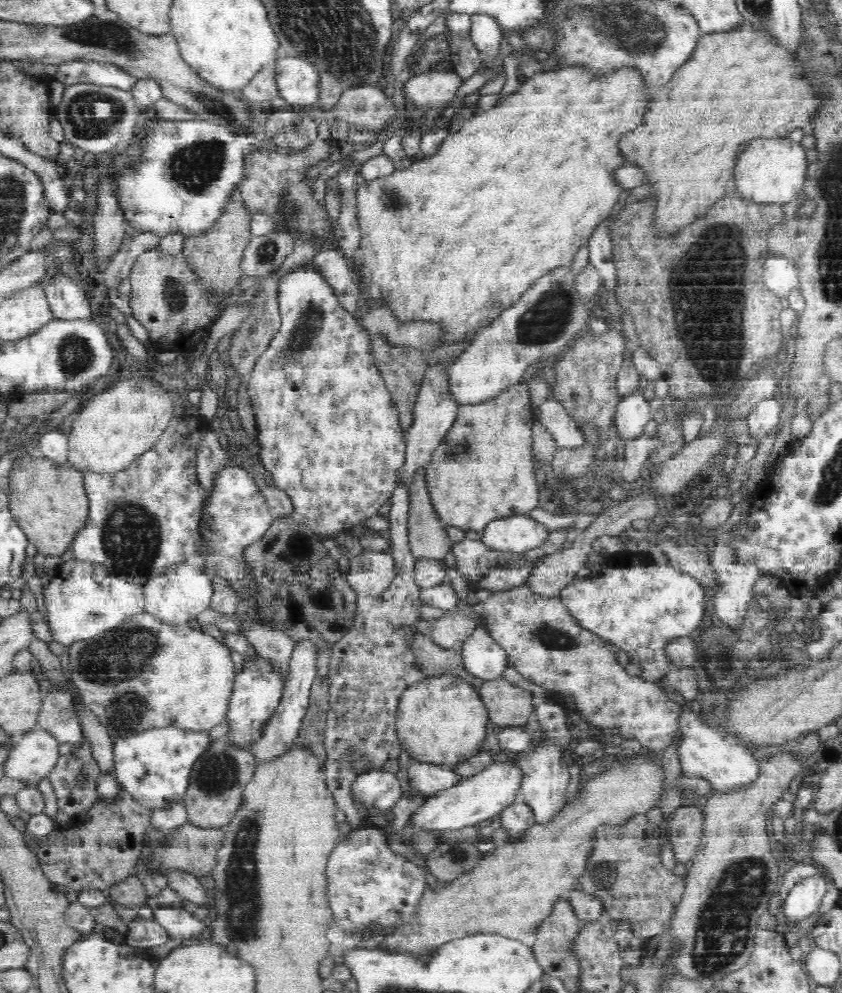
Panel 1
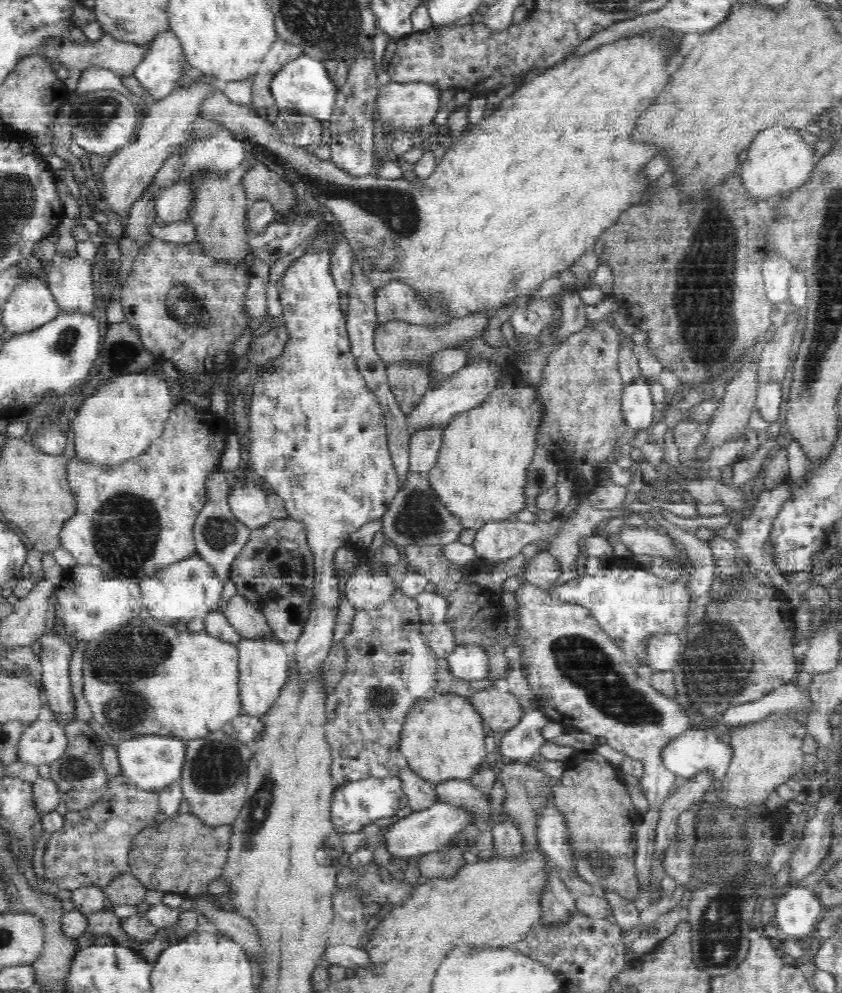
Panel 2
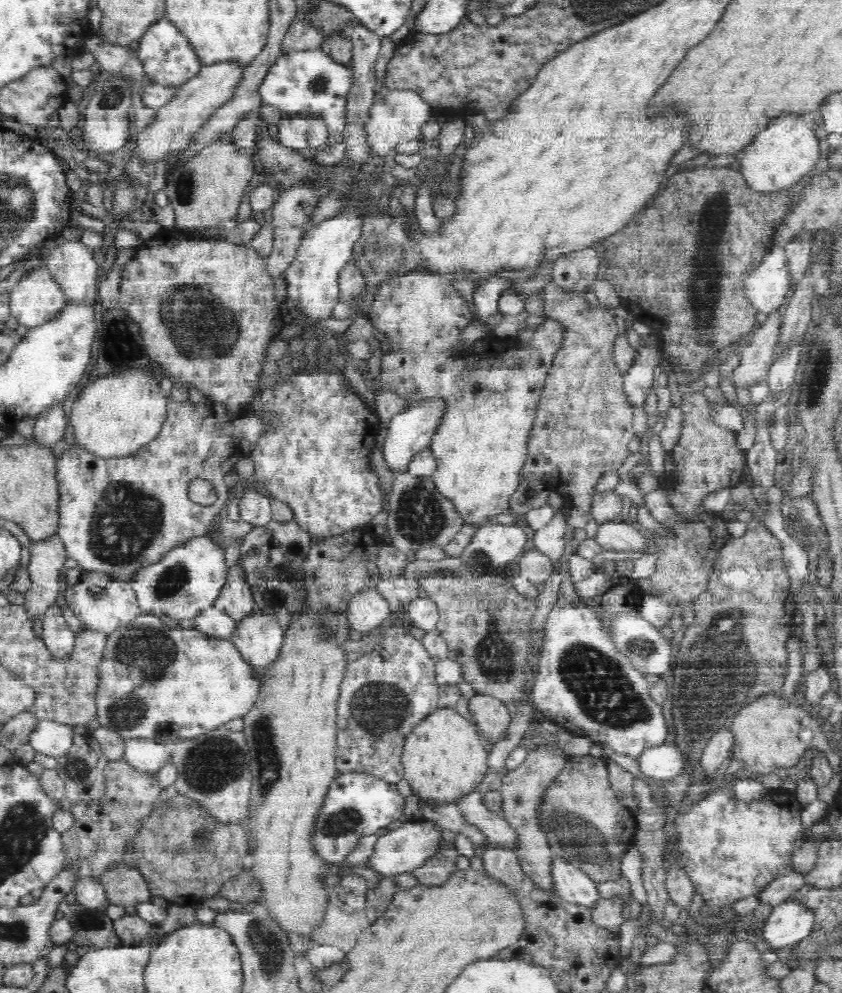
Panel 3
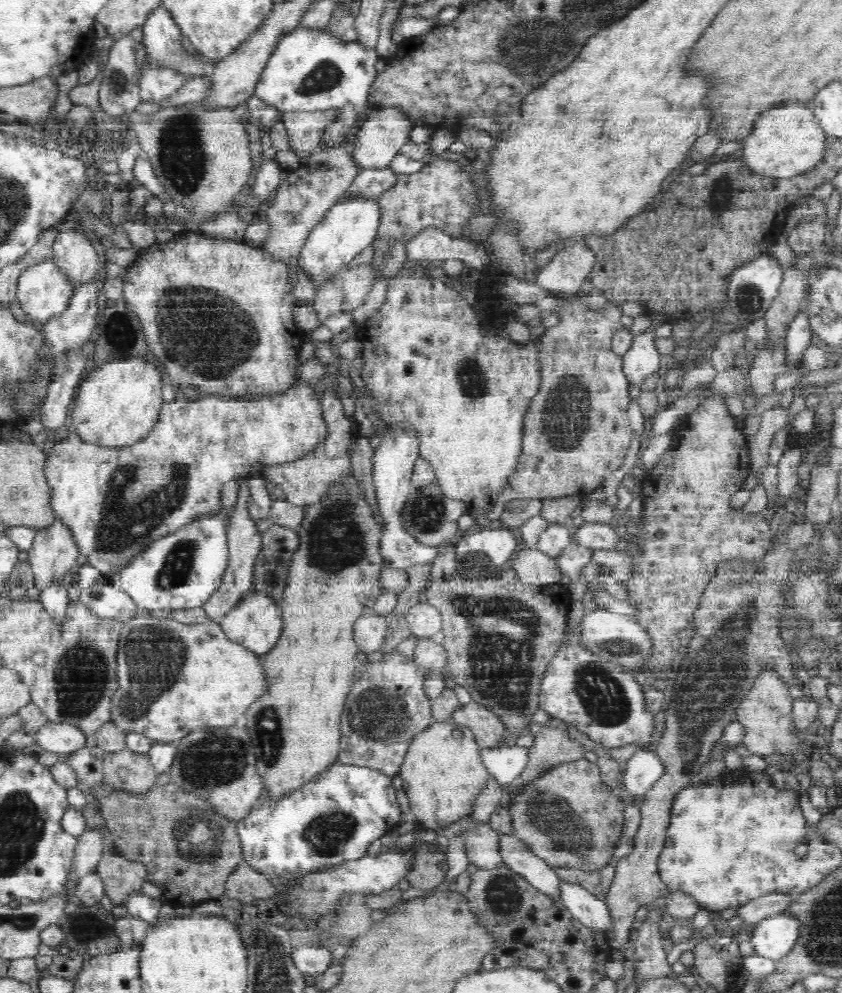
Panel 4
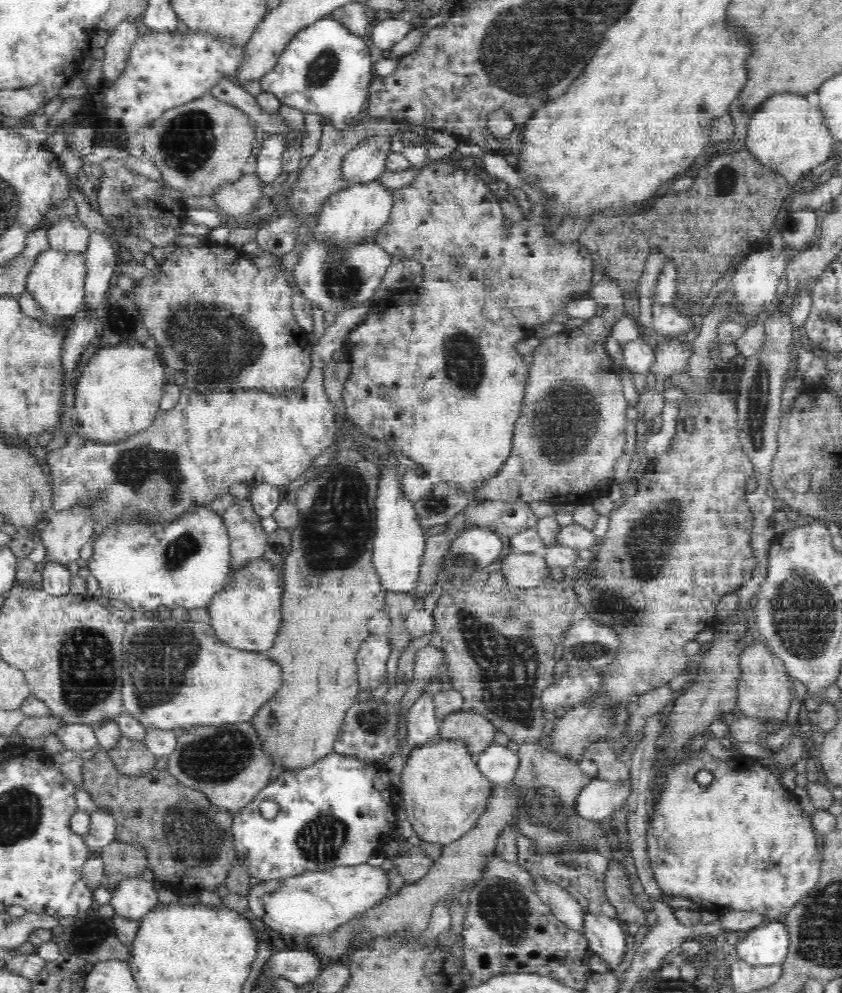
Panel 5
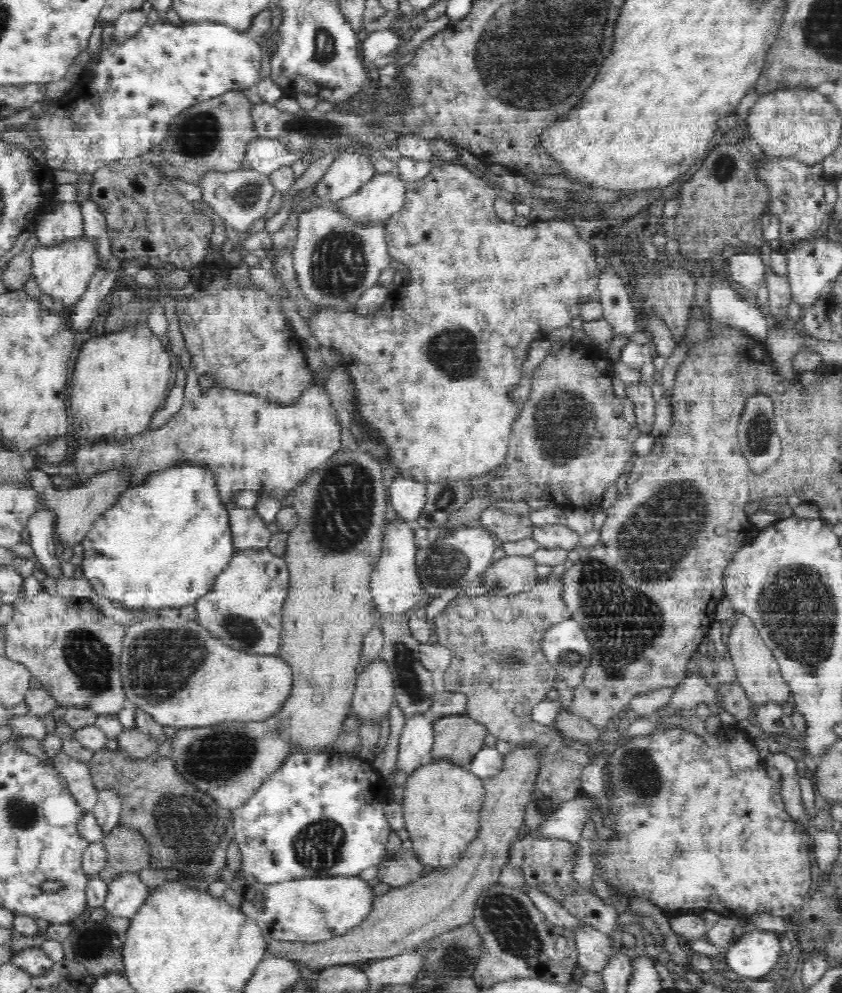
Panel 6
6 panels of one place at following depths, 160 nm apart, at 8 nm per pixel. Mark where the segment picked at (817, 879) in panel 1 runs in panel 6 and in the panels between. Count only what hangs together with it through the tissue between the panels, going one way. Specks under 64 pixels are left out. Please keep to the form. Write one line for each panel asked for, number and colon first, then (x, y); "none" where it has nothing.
2: (799, 909)
3: (791, 921)
4: (774, 937)
5: (767, 944)
6: (752, 955)

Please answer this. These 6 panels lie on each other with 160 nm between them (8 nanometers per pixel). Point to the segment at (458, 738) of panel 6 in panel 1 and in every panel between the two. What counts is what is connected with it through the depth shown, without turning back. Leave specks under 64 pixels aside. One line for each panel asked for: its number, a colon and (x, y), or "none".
1: (508, 705)
2: (501, 711)
3: (492, 716)
4: (489, 730)
5: (476, 730)

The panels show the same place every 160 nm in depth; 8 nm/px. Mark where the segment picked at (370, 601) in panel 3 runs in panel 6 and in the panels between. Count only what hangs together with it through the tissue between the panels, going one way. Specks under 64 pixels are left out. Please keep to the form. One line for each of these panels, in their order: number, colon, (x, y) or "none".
4: (369, 629)
5: (371, 657)
6: (374, 690)

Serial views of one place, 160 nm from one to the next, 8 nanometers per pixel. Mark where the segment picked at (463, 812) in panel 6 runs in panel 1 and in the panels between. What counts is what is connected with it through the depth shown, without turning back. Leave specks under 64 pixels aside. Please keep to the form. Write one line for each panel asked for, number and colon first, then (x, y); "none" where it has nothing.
1: (440, 718)
2: (442, 736)
3: (442, 756)
4: (443, 771)
5: (444, 792)

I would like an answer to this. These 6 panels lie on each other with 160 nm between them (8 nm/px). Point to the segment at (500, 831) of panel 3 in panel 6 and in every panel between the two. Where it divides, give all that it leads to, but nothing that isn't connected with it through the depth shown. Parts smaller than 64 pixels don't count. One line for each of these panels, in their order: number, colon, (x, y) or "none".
4: (516, 853)
5: (566, 908)
6: (595, 949)

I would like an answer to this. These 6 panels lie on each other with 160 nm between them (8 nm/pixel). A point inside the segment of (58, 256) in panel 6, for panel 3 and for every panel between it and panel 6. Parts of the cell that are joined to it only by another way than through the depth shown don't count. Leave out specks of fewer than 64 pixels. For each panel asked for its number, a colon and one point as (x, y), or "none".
3: (35, 299)
4: (42, 291)
5: (56, 281)

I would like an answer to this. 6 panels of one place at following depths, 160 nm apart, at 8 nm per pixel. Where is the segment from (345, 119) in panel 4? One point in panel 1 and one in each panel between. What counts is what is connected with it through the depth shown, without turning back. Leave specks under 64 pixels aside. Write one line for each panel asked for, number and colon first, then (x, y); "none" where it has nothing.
1: (297, 83)
2: (302, 86)
3: (309, 83)

